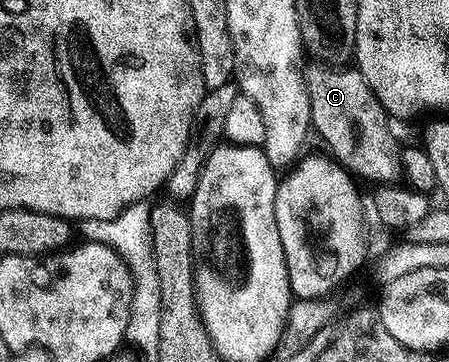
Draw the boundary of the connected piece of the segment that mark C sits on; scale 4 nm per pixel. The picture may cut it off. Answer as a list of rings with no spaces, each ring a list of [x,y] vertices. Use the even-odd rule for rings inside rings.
[[[316,68],[308,70],[306,81],[308,95],[310,96],[310,116],[312,117],[312,130],[328,145],[327,153],[339,162],[349,174],[357,179],[372,182],[371,184],[396,184],[401,181],[404,169],[400,152],[401,143],[396,143],[396,134],[392,131],[393,123],[390,116],[382,108],[378,96],[366,84],[366,80],[355,68]]]

